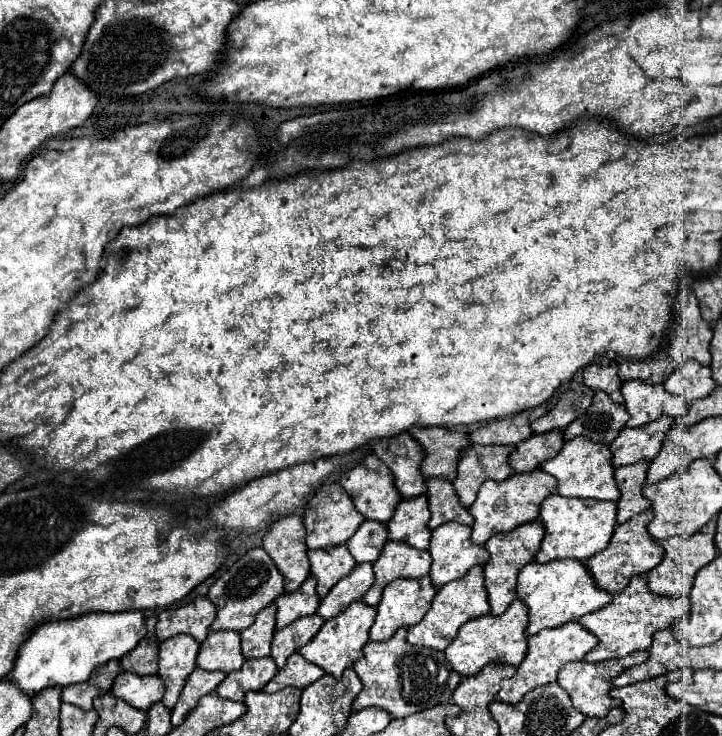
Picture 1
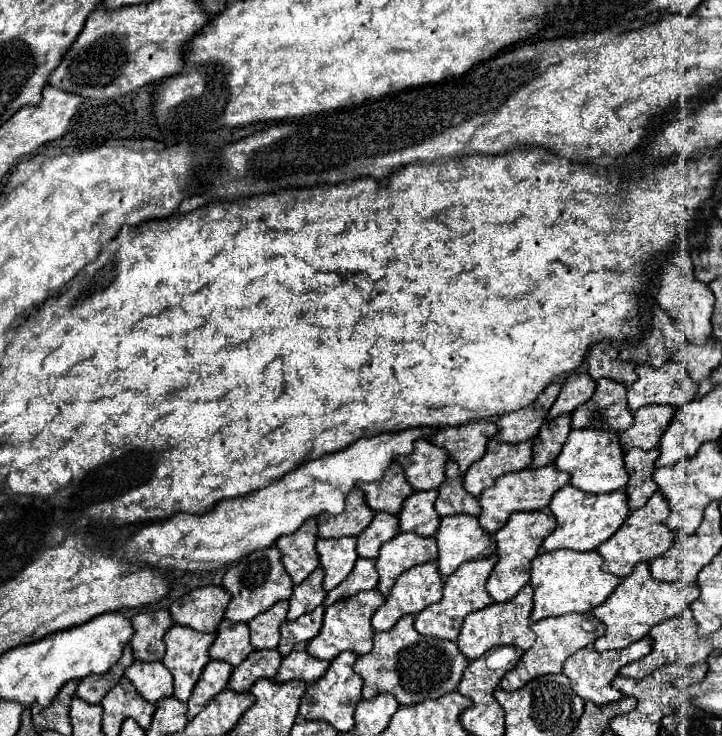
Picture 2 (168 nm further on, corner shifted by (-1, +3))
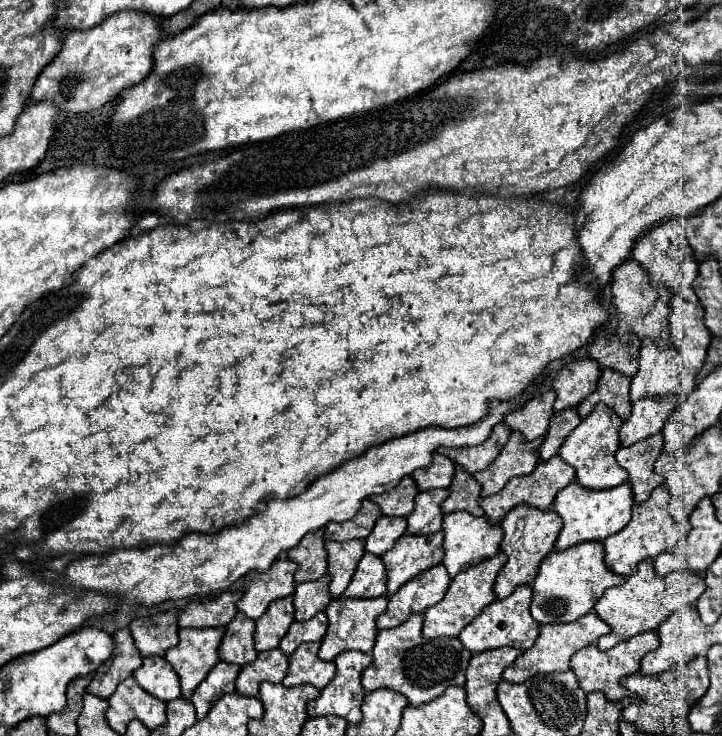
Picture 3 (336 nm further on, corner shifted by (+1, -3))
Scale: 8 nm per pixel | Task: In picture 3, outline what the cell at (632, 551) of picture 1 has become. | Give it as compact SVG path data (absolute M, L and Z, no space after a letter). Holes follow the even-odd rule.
M660 485L650 493L650 497L644 503L634 505L630 523L620 533L614 533L604 541L606 565L614 573L618 573L622 577L630 577L636 571L636 565L640 561L654 559L660 553L672 549L678 543L680 537L682 537L682 531L680 531L678 523L674 521L674 517L668 511L668 487Z

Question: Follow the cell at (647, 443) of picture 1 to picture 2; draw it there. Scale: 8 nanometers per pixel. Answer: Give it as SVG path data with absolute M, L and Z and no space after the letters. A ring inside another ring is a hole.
M648 405L644 409L638 409L638 413L634 413L632 427L620 433L622 451L628 453L634 447L646 451L654 449L674 413L676 409L672 409L672 405Z

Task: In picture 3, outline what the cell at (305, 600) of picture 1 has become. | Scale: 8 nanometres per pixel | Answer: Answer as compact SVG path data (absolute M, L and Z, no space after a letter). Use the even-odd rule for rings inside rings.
M324 575L320 579L308 581L308 583L296 583L296 593L294 593L296 621L308 621L318 611L326 609L326 605L332 599L328 585L330 585L330 575Z

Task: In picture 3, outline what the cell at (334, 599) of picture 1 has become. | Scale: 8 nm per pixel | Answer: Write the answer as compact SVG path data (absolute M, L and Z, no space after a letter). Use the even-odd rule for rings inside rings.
M364 553L362 561L358 563L358 569L352 577L352 583L344 591L346 597L380 597L388 595L386 589L386 569L378 555Z

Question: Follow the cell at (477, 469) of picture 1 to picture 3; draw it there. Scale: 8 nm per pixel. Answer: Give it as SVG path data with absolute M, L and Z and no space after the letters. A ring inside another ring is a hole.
M512 431L498 459L494 459L490 467L474 473L476 481L482 485L482 497L498 493L512 477L532 473L540 459L540 455L536 455L536 447L540 447L542 441L544 437L526 441L518 431Z

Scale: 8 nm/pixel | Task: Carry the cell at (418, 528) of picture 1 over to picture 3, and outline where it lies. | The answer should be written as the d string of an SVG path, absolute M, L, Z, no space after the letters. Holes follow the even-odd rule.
M434 489L416 495L416 509L408 515L410 535L432 535L442 529L442 501L450 495L448 489Z

